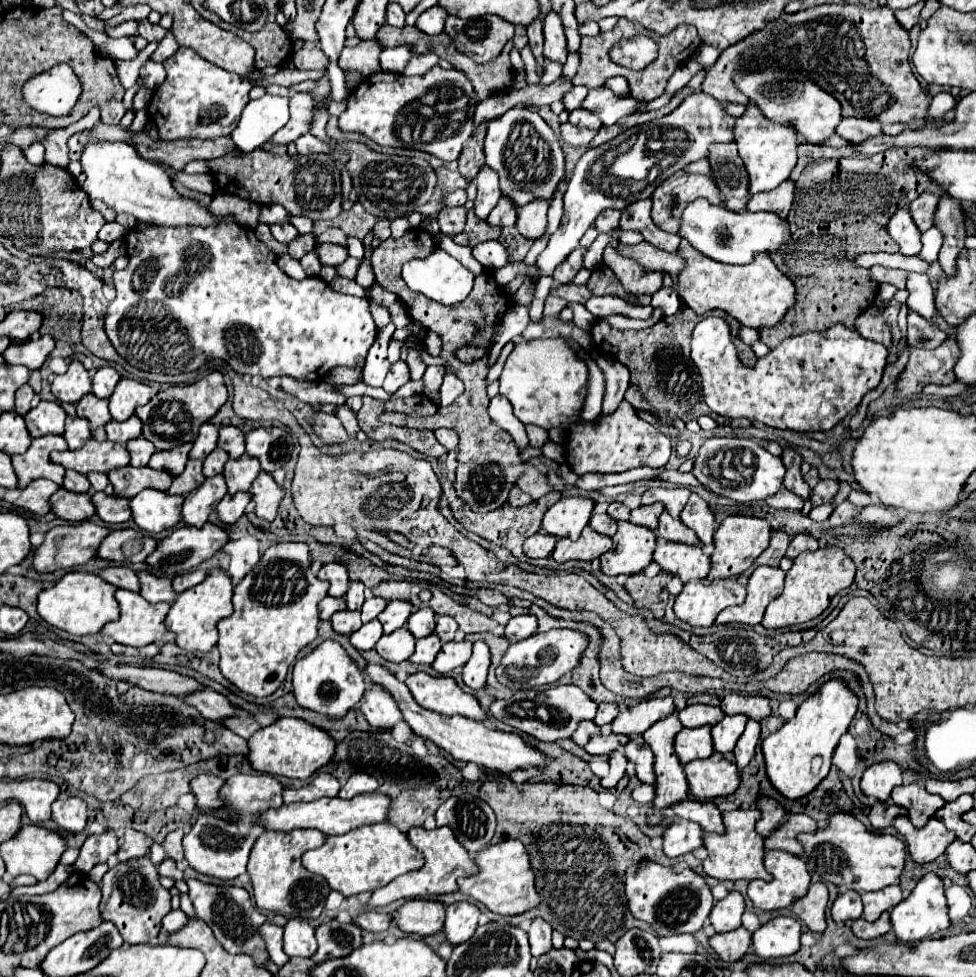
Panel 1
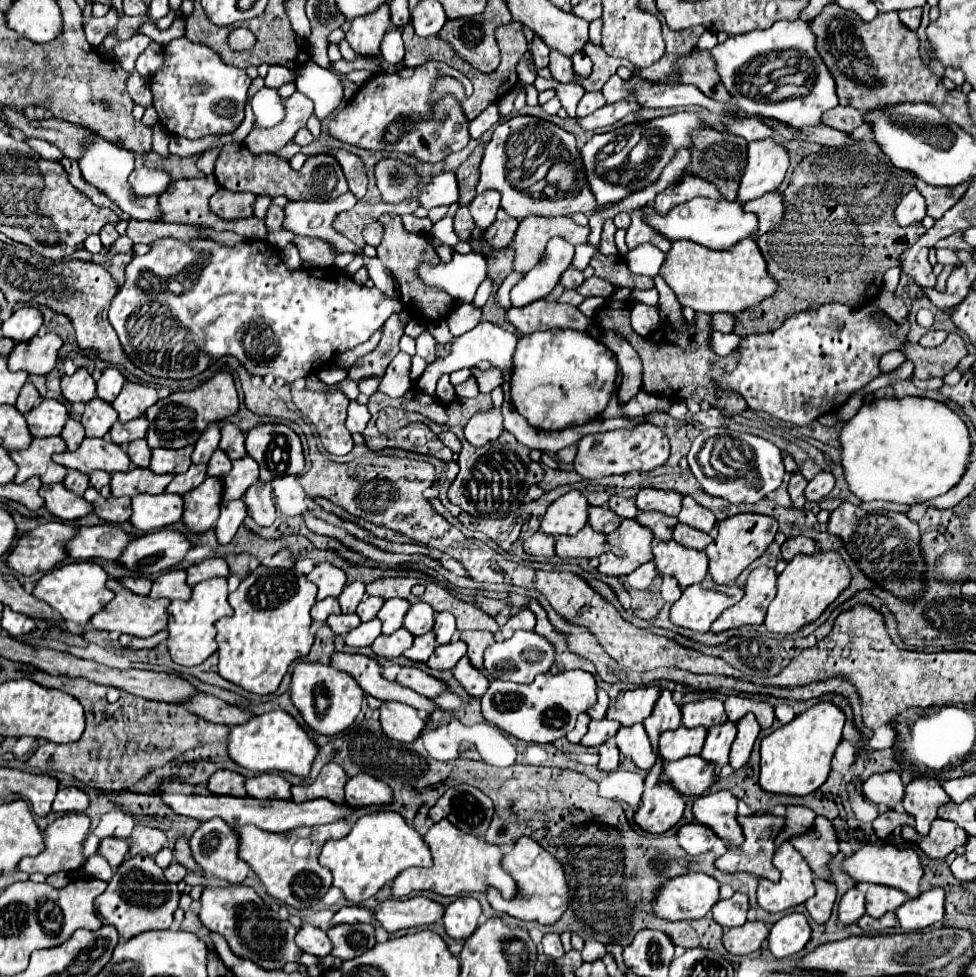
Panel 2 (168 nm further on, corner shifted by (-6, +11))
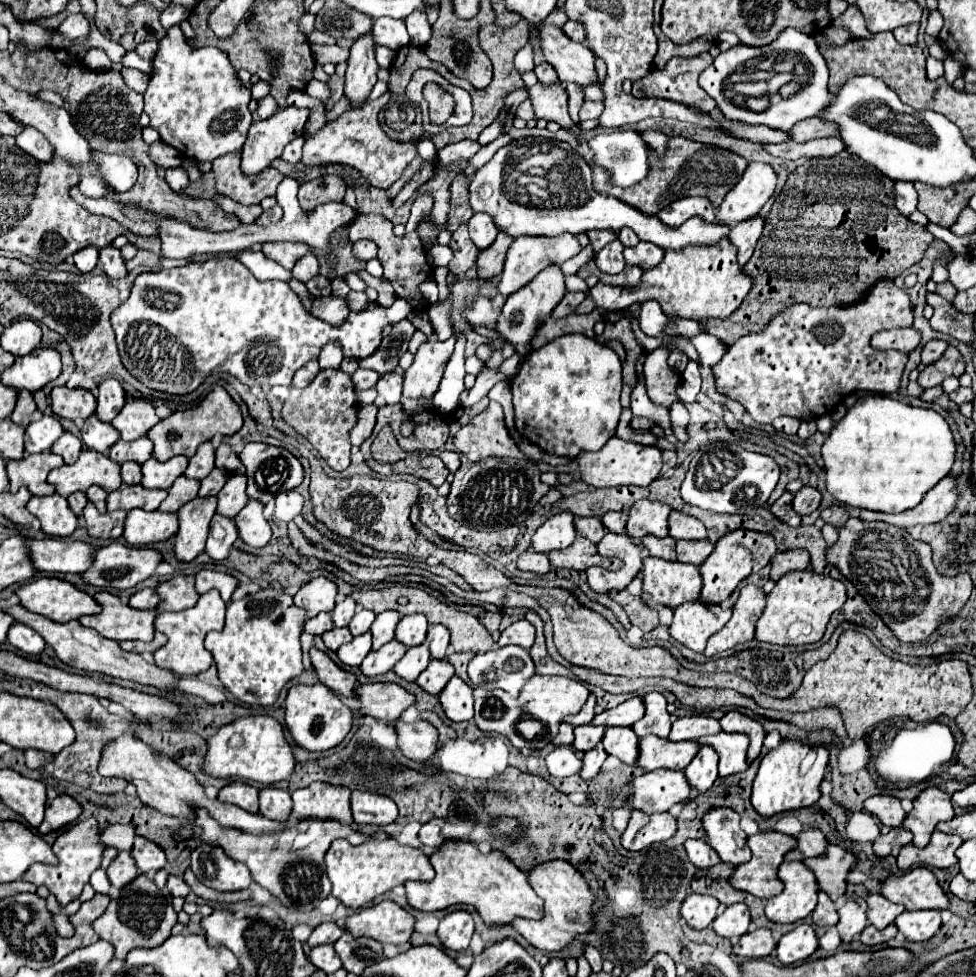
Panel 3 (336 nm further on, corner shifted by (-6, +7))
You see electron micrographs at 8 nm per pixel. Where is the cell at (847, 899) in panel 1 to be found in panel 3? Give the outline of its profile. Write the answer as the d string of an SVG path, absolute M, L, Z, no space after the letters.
M849 897L845 905L837 911L839 913L837 931L845 943L849 943L855 935L859 935L867 927L865 909L867 909L867 903L863 897Z

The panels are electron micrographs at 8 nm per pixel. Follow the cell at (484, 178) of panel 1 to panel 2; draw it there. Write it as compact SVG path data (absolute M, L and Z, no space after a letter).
M487 191L487 193L477 195L473 199L473 203L469 205L471 217L481 231L487 231L493 225L497 209L499 209L499 193L495 193L495 191Z

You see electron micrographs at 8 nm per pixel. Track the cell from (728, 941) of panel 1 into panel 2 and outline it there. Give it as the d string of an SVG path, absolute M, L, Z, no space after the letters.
M747 921L741 927L733 927L725 933L723 943L731 955L749 955L765 945L769 927L763 921Z

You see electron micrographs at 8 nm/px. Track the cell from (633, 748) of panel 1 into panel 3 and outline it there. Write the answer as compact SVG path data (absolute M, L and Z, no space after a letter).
M607 729L603 745L609 755L619 757L627 765L637 765L639 759L639 737L633 729Z

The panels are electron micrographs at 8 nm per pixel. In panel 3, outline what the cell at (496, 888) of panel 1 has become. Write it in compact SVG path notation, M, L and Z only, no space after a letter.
M553 859L535 865L529 871L529 885L533 891L545 901L545 915L539 921L527 921L527 919L515 919L511 927L519 931L531 945L543 951L559 951L565 945L571 943L573 937L591 931L593 927L593 893L589 891L589 885L585 883L583 875L567 861Z

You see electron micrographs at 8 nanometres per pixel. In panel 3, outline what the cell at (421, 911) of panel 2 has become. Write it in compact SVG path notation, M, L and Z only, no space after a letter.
M381 901L345 919L345 929L355 937L367 935L379 943L407 943L415 927L415 917L393 901Z

